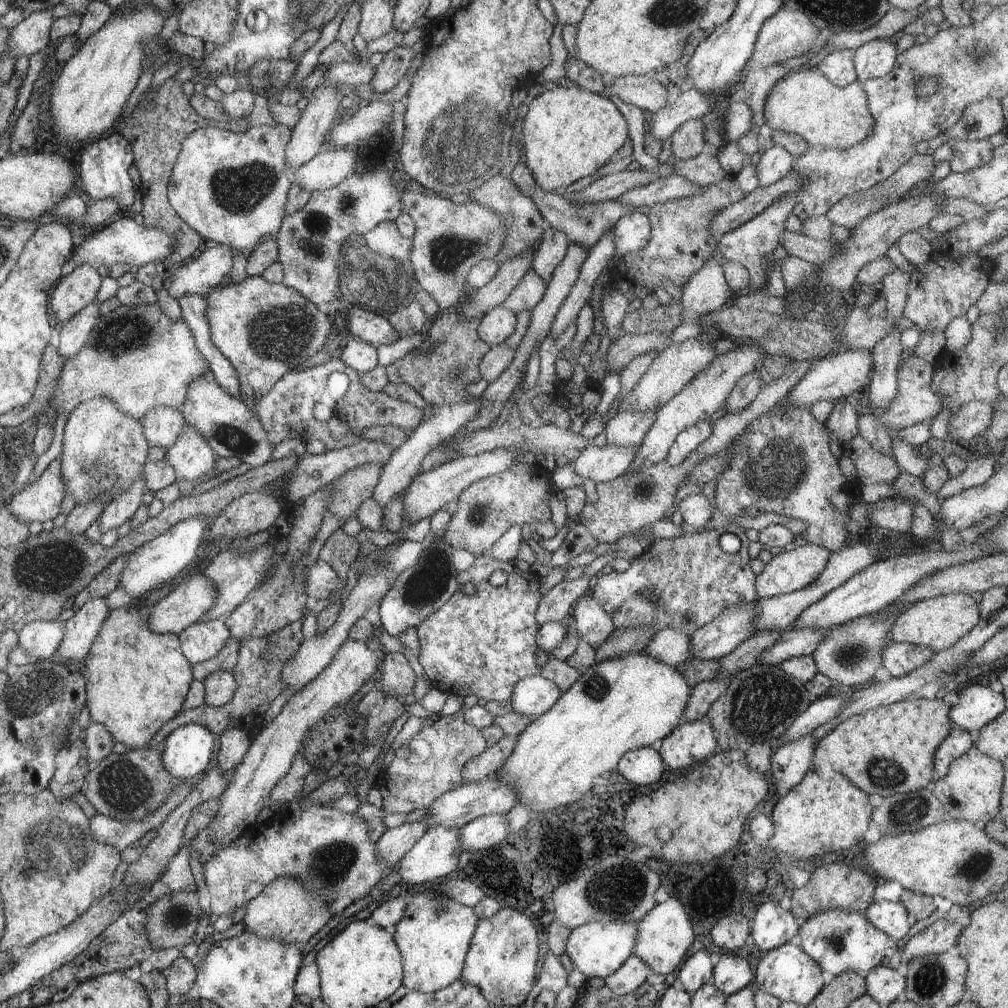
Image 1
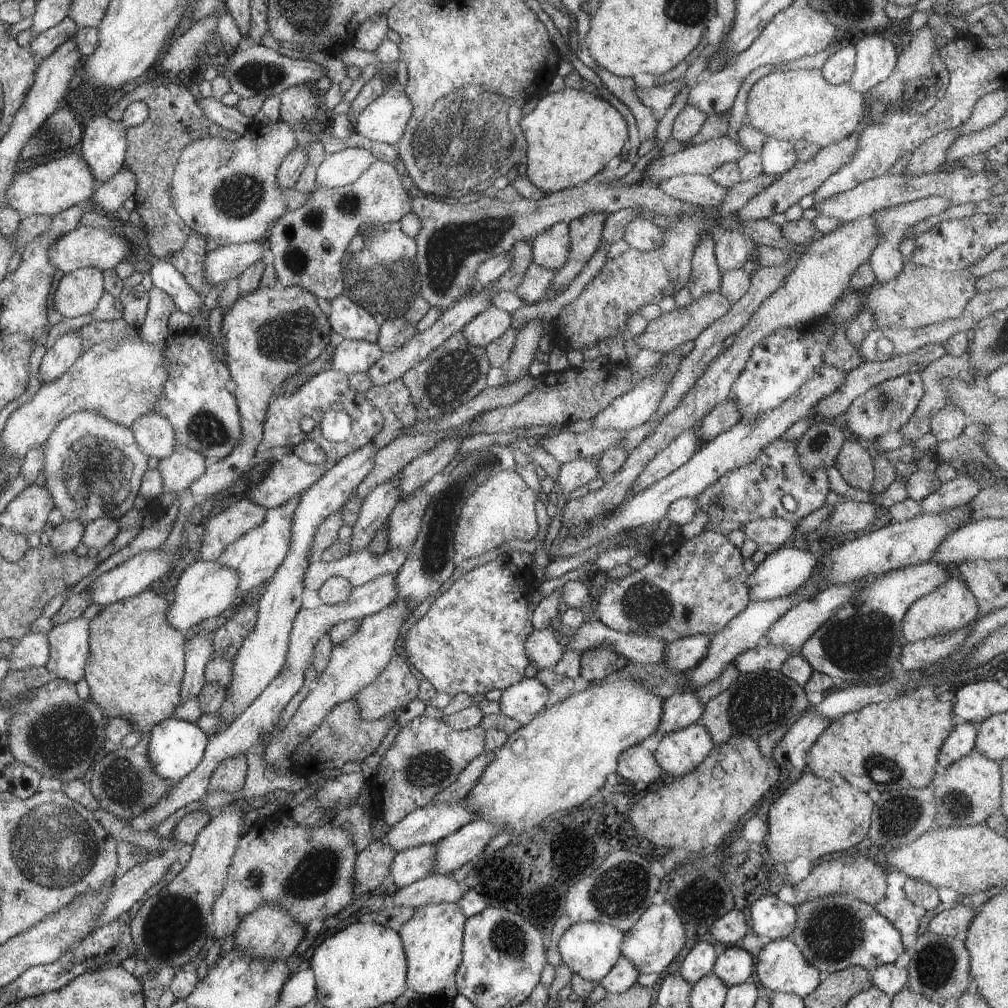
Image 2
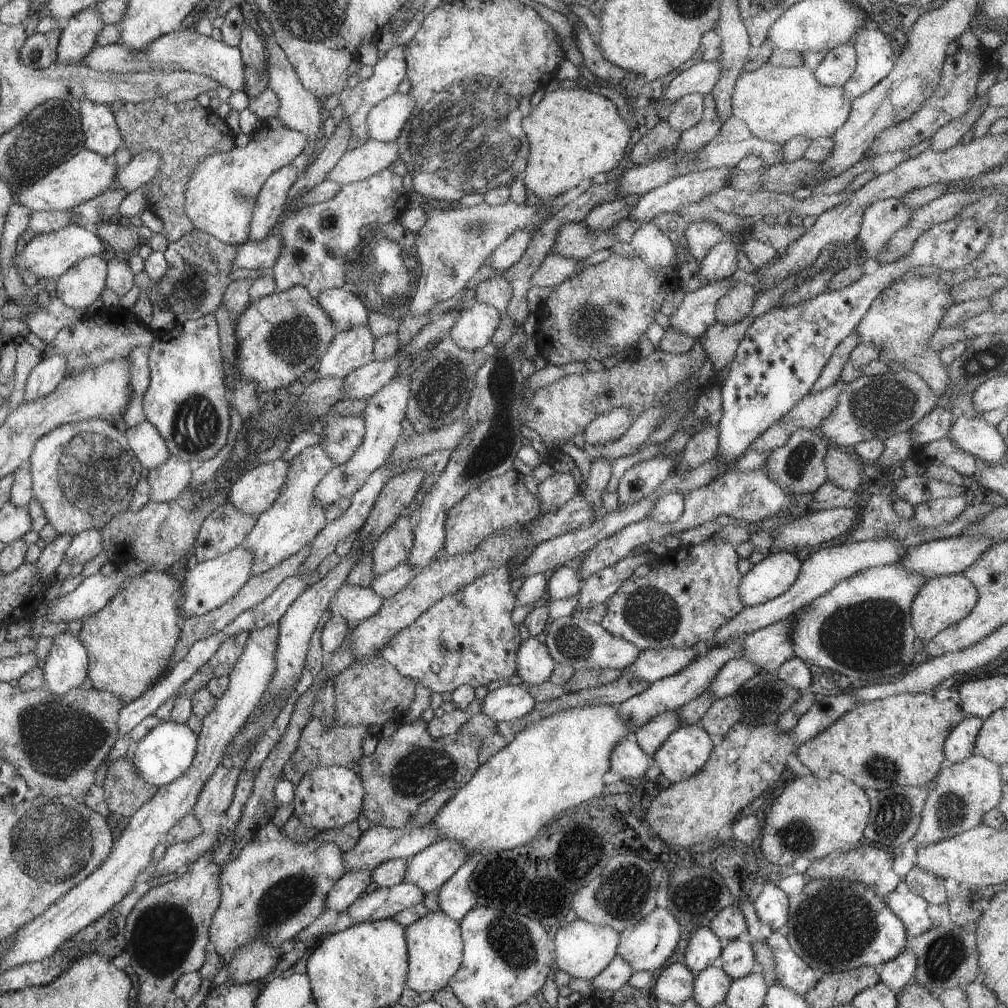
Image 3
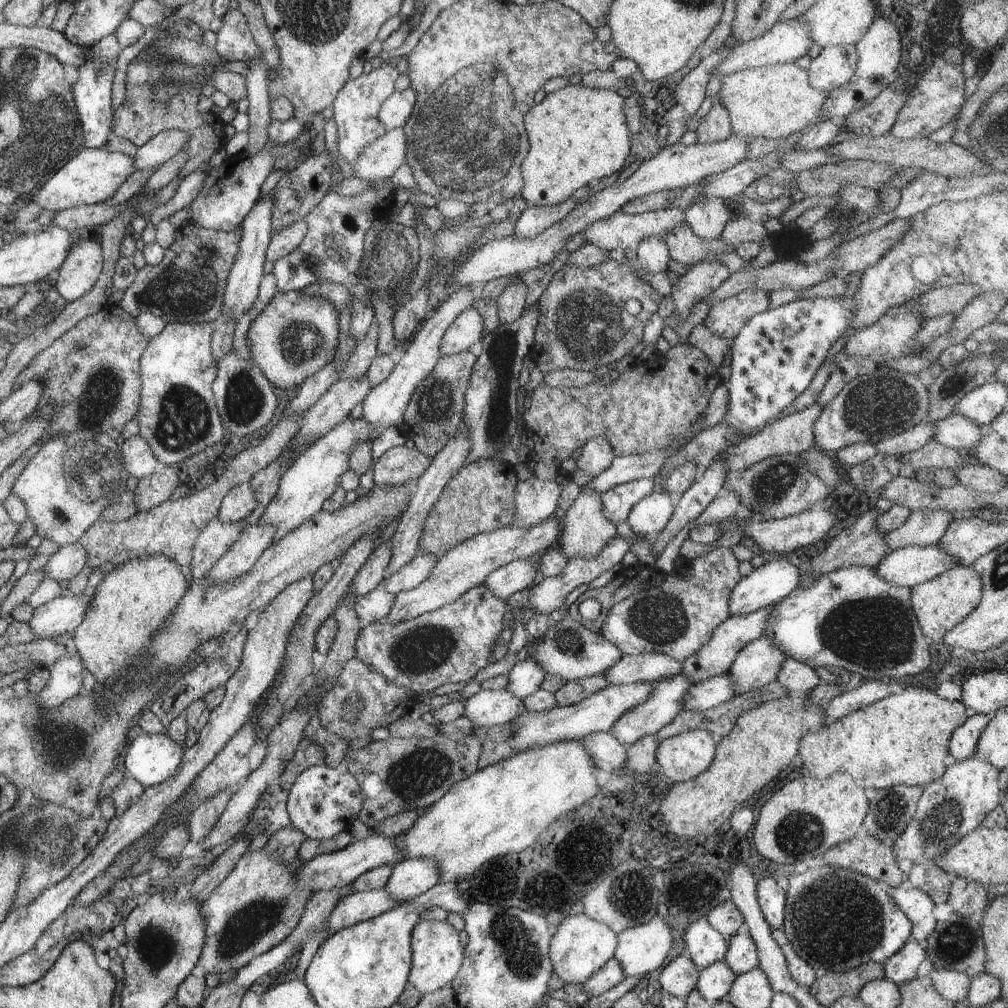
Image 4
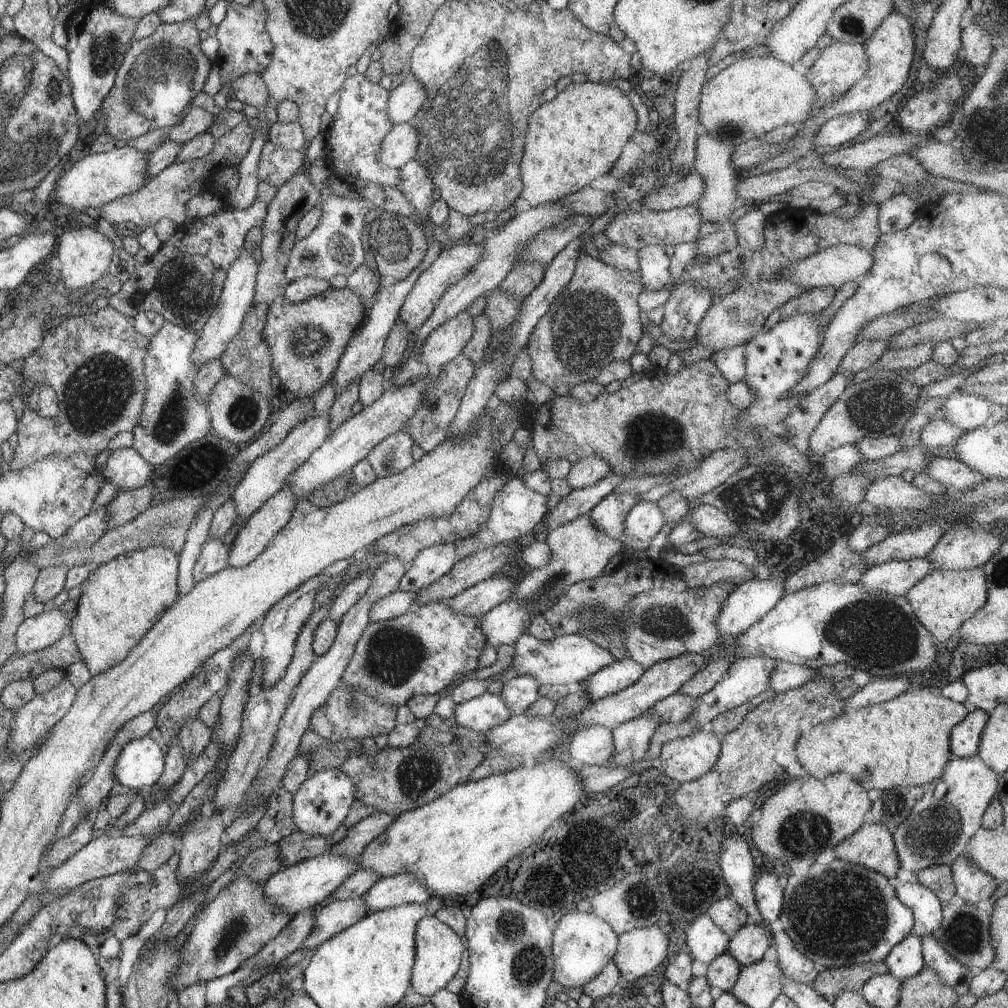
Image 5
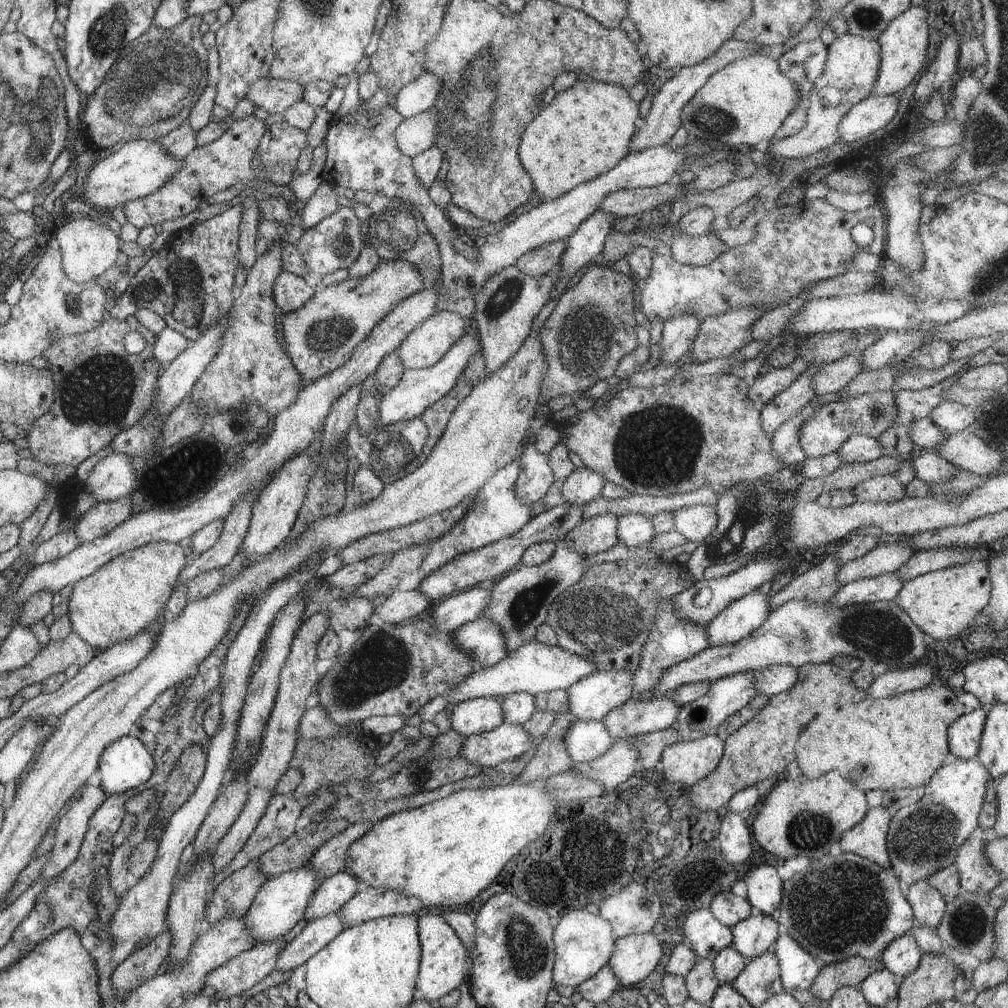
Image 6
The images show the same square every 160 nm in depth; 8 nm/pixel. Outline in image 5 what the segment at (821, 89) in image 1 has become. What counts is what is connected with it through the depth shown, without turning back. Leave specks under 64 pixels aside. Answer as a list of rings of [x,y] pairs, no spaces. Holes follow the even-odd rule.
[[[774,56],[746,57],[734,61],[702,85],[698,120],[701,132],[724,143],[739,145],[782,125],[803,124],[815,110],[814,104],[815,92],[800,67]]]

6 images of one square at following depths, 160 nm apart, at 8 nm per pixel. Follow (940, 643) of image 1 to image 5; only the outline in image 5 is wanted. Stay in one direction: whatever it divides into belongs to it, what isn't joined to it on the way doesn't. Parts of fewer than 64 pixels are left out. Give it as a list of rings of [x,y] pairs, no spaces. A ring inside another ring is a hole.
[[[982,567],[962,571],[934,569],[910,588],[905,598],[922,627],[941,643],[956,635],[960,626],[986,605],[987,591],[986,576]]]

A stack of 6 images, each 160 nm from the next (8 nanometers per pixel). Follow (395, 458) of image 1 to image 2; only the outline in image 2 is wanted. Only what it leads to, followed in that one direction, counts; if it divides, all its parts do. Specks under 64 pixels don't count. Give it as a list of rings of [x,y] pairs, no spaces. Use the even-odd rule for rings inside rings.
[[[394,478],[376,486],[363,498],[357,521],[351,526],[350,553],[366,549],[377,530],[387,524],[389,514],[400,500]]]

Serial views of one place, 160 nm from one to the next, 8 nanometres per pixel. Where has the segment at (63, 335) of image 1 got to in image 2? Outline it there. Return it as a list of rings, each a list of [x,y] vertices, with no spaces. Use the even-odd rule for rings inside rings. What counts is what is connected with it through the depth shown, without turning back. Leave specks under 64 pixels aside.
[[[78,331],[65,333],[53,344],[51,349],[47,349],[38,372],[42,384],[58,380],[84,352]]]

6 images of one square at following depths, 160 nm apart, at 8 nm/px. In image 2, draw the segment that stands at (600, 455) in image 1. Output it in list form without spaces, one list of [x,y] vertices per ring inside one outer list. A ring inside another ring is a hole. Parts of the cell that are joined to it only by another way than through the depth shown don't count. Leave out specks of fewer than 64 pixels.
[[[580,459],[564,463],[555,479],[555,492],[569,496],[570,492],[579,486],[585,486],[590,480],[601,477],[597,459]]]

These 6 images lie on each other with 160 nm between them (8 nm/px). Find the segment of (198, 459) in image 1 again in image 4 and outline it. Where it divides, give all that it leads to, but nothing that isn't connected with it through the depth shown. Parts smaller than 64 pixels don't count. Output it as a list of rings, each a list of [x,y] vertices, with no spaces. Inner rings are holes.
[[[164,466],[151,477],[140,479],[134,490],[136,508],[140,512],[148,512],[170,498],[170,494],[178,485],[178,474],[171,466]]]

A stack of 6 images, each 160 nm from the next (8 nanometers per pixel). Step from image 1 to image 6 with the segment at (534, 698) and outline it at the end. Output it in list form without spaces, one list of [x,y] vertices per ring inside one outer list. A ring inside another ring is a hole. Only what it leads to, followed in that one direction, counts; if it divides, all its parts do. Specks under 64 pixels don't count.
[[[478,697],[458,703],[449,714],[451,728],[463,737],[488,732],[503,723],[500,699]]]

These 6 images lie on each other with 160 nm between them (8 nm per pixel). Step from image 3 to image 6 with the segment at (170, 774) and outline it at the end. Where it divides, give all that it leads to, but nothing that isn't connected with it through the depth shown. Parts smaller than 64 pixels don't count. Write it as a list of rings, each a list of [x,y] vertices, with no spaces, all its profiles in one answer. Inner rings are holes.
[[[124,735],[105,748],[97,769],[106,796],[122,795],[154,774],[156,758],[139,739]]]

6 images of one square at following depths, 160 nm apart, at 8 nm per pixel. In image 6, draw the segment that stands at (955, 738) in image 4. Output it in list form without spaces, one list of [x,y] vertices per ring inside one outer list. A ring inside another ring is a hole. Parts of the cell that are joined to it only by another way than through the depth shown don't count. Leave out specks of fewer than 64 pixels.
[[[980,706],[969,714],[964,713],[948,727],[949,752],[957,759],[977,758],[986,713],[986,709]]]

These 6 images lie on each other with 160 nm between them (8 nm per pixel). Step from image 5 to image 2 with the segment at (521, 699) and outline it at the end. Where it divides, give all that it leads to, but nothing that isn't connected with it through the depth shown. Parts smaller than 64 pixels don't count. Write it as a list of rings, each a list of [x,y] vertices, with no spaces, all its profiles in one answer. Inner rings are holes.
[[[534,629],[527,636],[525,653],[538,670],[552,670],[564,654],[564,648],[553,632],[550,629]]]

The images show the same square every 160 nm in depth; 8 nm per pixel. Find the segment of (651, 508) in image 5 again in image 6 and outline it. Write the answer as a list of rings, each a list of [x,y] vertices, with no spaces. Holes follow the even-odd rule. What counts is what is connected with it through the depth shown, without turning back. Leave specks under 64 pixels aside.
[[[624,515],[618,518],[617,537],[619,542],[635,549],[651,542],[655,530],[650,517],[646,515]]]

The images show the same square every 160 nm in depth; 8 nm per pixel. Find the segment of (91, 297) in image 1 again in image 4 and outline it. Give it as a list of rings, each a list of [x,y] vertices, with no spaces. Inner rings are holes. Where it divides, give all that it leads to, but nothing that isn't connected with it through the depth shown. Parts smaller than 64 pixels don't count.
[[[93,240],[78,241],[67,256],[63,266],[58,269],[58,280],[52,283],[66,302],[81,299],[94,288],[100,280],[102,268],[102,248]]]

